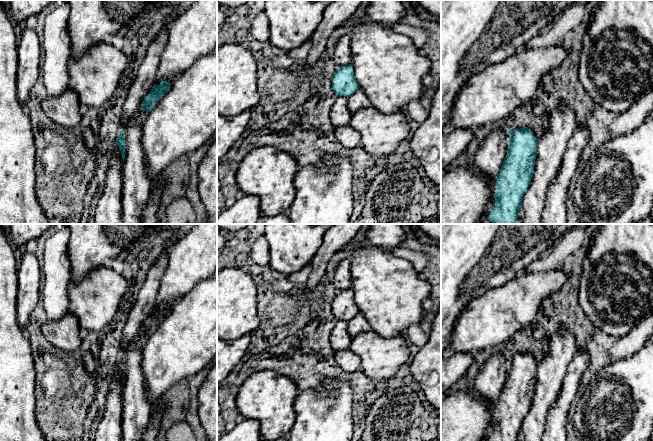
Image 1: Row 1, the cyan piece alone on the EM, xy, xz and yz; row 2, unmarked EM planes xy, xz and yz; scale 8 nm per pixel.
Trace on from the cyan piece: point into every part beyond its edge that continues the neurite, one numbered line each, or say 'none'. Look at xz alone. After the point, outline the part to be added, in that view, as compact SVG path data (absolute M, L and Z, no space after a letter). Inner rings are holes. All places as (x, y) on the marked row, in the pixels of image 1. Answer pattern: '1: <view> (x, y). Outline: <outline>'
none

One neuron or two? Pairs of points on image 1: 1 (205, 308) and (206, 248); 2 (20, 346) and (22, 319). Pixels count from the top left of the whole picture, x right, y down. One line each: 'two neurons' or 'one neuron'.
1: two neurons
2: two neurons

